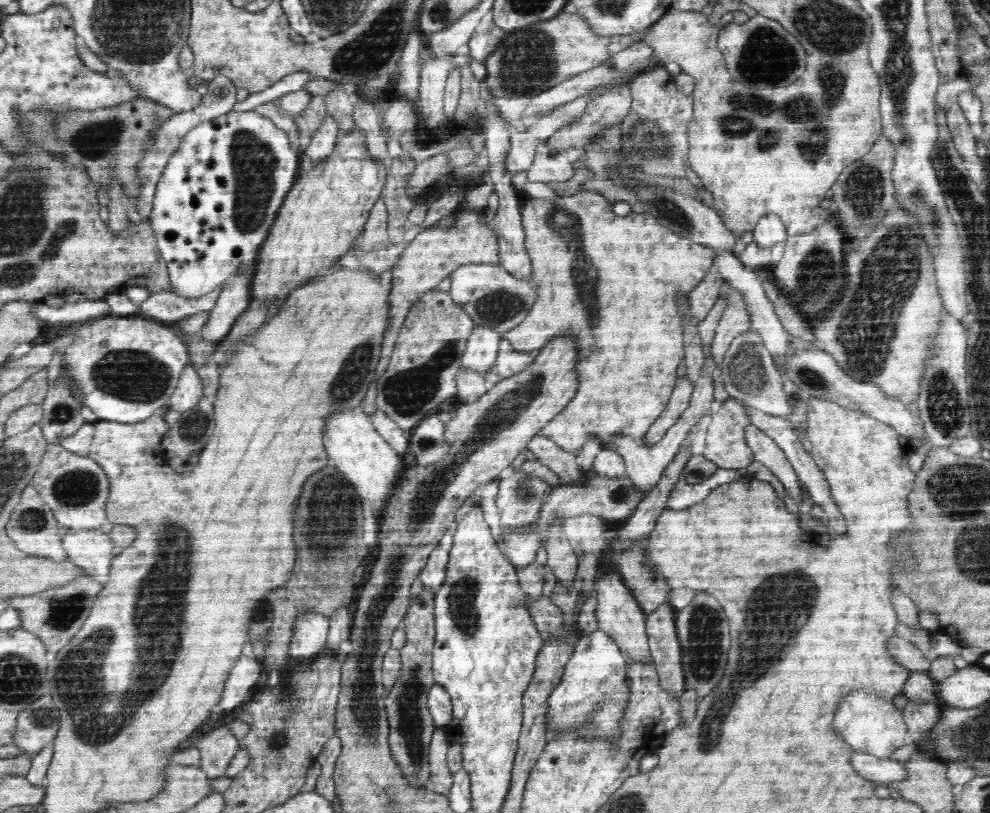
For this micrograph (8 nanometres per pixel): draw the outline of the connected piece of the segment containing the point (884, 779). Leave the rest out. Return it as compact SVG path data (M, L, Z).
M854 753L851 756L851 765L862 778L876 783L900 782L907 775L903 762L876 758L866 753Z

